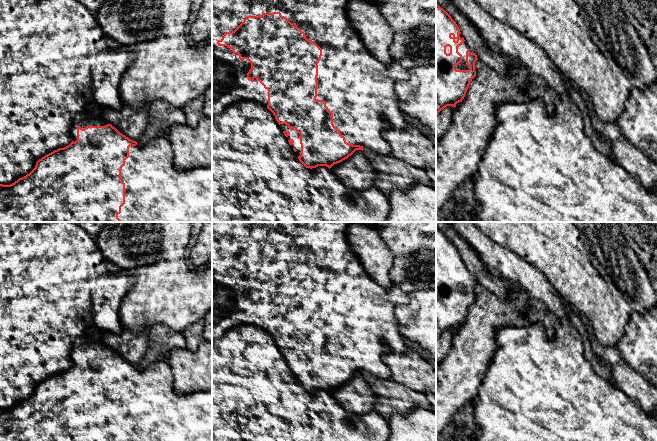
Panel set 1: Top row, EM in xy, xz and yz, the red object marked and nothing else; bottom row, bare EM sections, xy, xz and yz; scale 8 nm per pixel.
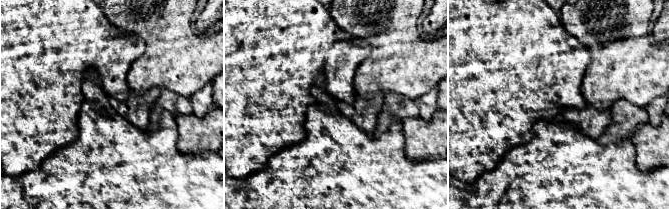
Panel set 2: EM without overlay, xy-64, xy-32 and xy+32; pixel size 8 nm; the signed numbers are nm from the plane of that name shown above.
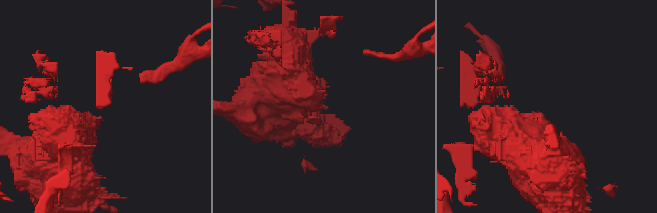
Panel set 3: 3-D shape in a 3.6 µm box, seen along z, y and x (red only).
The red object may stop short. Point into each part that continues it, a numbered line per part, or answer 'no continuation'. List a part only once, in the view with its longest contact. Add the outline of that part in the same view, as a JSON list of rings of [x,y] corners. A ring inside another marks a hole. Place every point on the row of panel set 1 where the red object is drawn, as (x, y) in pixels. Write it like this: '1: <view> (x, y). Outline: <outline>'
1: xz (357, 88). Outline: [[[212,0],[212,116],[219,115],[231,104],[249,100],[259,103],[265,107],[268,105],[268,90],[254,78],[253,81],[247,79],[247,73],[251,69],[251,63],[247,60],[240,60],[238,54],[234,54],[232,49],[227,46],[219,46],[218,40],[221,40],[226,32],[234,31],[245,19],[246,16],[260,16],[263,13],[280,12],[282,16],[286,17],[291,23],[295,23],[302,32],[305,33],[307,39],[314,41],[321,49],[322,56],[318,62],[318,88],[317,88],[317,100],[324,100],[329,111],[333,113],[333,124],[340,131],[341,135],[345,137],[345,140],[349,144],[360,145],[364,150],[377,153],[379,155],[388,156],[391,155],[391,148],[389,143],[382,137],[384,130],[395,128],[404,129],[408,123],[403,117],[403,112],[398,106],[397,96],[394,90],[395,81],[389,76],[387,66],[377,60],[371,55],[368,49],[364,46],[363,42],[359,38],[357,32],[353,29],[347,14],[347,7],[350,0]]]

